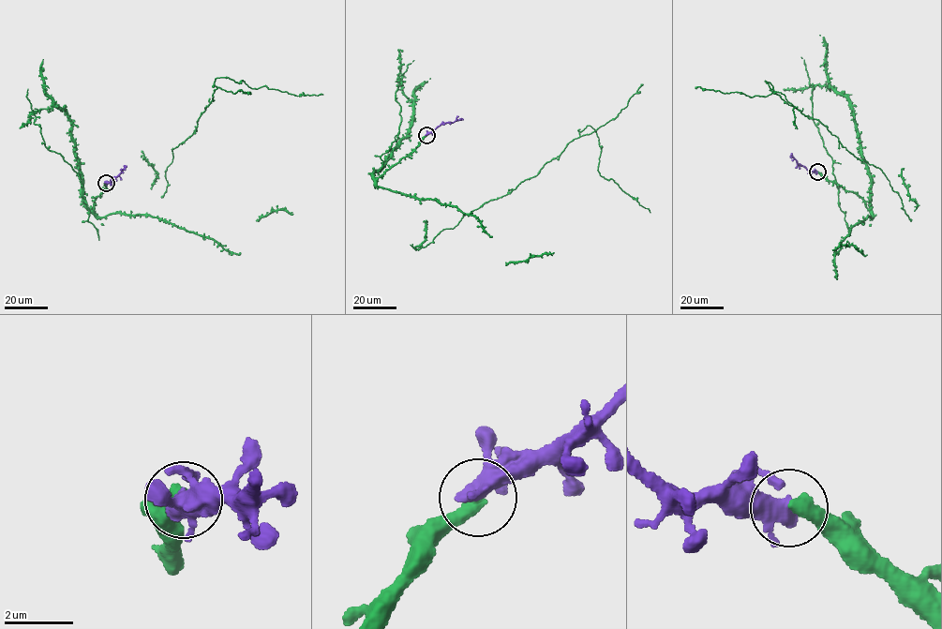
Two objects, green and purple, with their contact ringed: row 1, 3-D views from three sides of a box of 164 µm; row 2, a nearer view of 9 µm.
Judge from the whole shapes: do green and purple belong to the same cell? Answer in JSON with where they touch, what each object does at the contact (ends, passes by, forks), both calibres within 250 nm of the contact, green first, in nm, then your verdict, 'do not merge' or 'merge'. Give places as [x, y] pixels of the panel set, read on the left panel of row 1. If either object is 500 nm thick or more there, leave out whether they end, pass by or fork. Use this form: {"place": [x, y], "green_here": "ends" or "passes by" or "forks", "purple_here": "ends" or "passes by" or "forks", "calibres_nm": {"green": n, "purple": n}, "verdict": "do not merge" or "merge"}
{"place": [106, 183], "green_here": "ends", "purple_here": "forks", "calibres_nm": {"green": 440, "purple": 360}, "verdict": "merge"}

